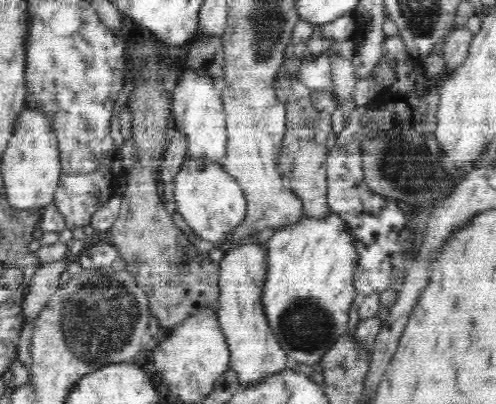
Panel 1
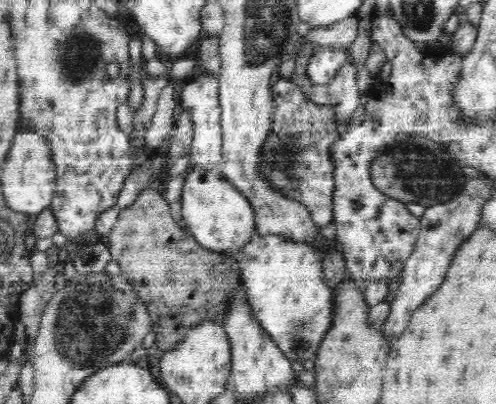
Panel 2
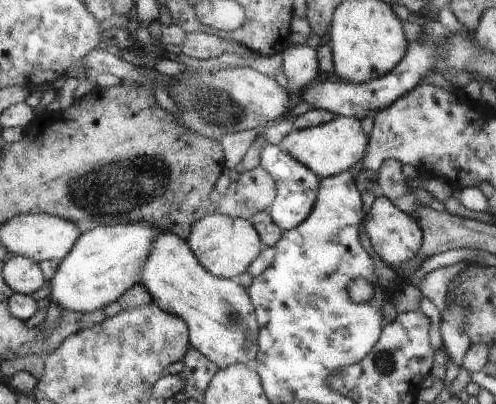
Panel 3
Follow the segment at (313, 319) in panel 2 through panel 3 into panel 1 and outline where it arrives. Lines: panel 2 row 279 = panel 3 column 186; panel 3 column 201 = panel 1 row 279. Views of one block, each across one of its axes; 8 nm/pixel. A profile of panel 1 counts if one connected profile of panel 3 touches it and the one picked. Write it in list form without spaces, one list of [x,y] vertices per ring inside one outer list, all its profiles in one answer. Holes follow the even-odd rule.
[[[330,214],[324,220],[304,218],[304,222],[298,226],[278,230],[266,244],[262,244],[262,248],[266,252],[266,270],[264,282],[260,284],[260,304],[268,326],[292,364],[320,366],[324,352],[344,330],[348,330],[350,308],[354,302],[358,302],[358,290],[352,286],[352,268],[358,266],[352,236],[340,218],[336,214]]]

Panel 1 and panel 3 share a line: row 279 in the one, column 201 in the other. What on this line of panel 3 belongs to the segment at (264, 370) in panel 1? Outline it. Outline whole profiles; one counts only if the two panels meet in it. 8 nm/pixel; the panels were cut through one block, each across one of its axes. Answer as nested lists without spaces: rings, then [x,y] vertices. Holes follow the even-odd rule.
[[[221,212],[199,220],[187,242],[195,250],[195,256],[199,258],[199,262],[211,274],[219,278],[229,278],[229,280],[237,280],[237,276],[247,272],[251,262],[259,256],[259,252],[265,250],[263,238],[259,236],[259,230],[255,228],[253,220],[241,220],[241,218],[225,216]]]

